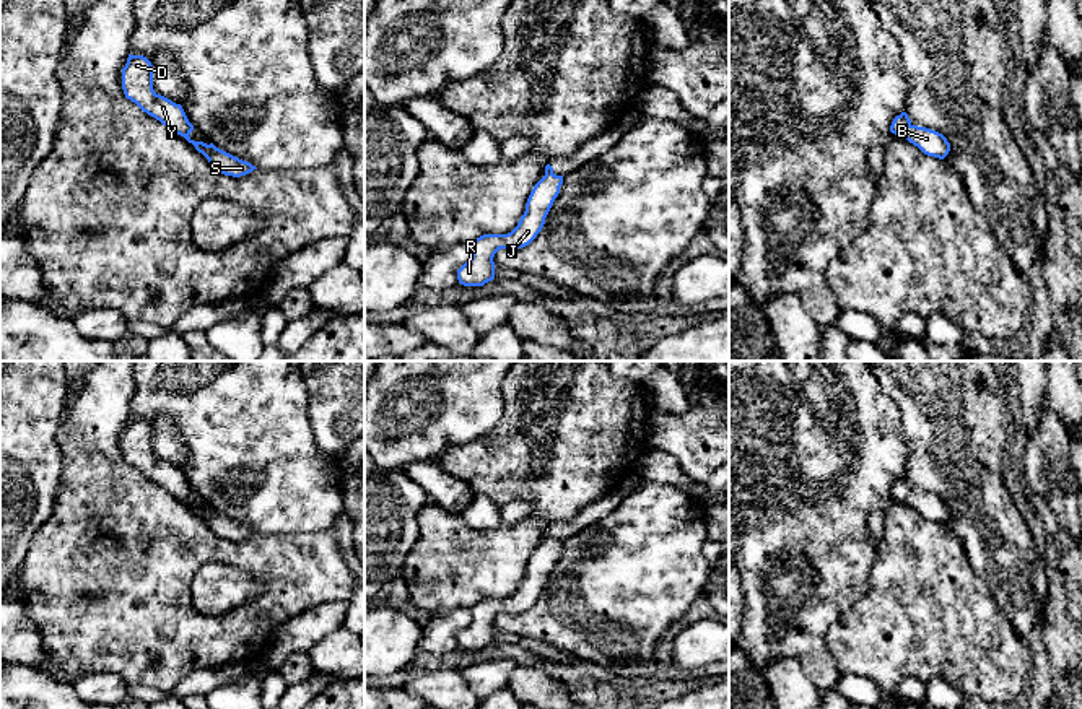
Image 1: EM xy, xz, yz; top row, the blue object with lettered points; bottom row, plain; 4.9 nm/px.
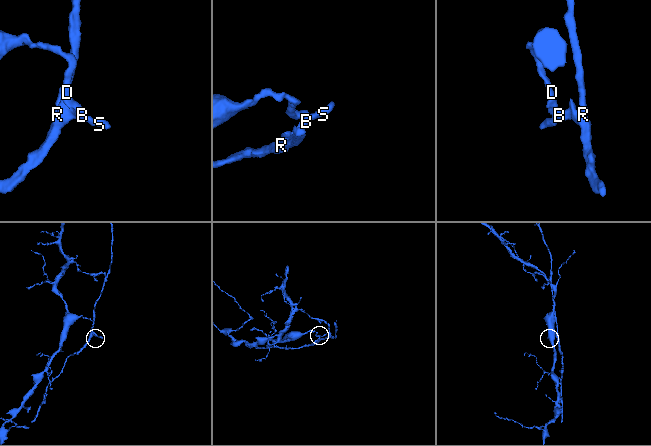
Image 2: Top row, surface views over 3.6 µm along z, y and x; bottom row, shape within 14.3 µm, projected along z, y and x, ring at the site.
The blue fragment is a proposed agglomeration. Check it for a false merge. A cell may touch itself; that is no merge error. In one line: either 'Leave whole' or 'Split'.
Split

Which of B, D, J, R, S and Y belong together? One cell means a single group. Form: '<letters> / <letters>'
B J R S / D Y

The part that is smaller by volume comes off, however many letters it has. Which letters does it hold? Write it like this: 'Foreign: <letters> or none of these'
Foreign: B, J, R, S

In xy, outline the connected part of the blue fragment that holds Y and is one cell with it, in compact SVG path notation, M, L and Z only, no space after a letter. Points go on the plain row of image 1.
M129 418L122 433L122 454L127 463L177 499L190 499L194 494L181 468L155 457L153 429L146 421Z

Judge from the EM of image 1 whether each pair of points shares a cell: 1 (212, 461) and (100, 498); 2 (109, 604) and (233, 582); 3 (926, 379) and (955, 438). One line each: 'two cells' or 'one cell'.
1: two cells
2: two cells
3: one cell

